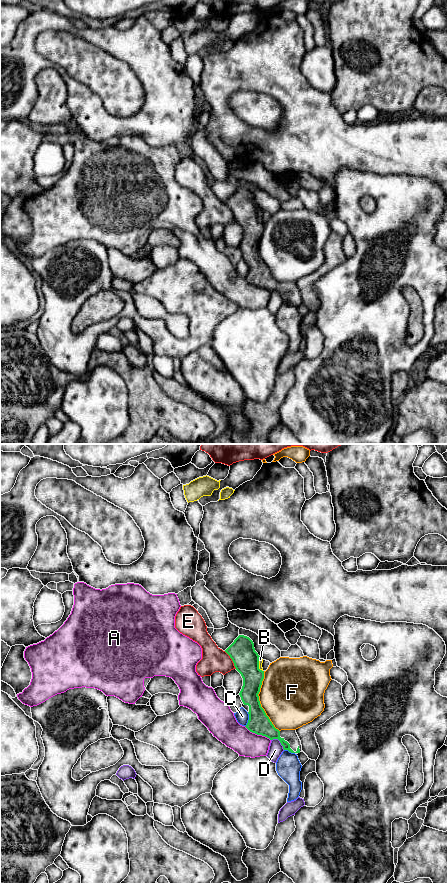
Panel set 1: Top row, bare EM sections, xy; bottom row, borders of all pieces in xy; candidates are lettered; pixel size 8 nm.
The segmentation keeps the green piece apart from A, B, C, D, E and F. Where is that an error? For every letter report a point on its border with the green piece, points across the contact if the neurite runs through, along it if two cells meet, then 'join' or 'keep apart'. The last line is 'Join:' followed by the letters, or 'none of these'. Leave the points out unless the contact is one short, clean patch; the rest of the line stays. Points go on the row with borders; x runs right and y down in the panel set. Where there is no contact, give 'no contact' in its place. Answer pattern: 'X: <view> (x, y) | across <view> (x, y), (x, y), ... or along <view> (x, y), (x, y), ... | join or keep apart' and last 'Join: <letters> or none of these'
A: xy (257, 734) | keep apart
B: xy (258, 664) | across xy (242, 652), (258, 664), (260, 659) | join
C: xy (249, 719) | keep apart
D: xy (279, 740) | keep apart
E: xy (232, 660) | keep apart
F: xy (259, 701) | keep apart
Join: B

